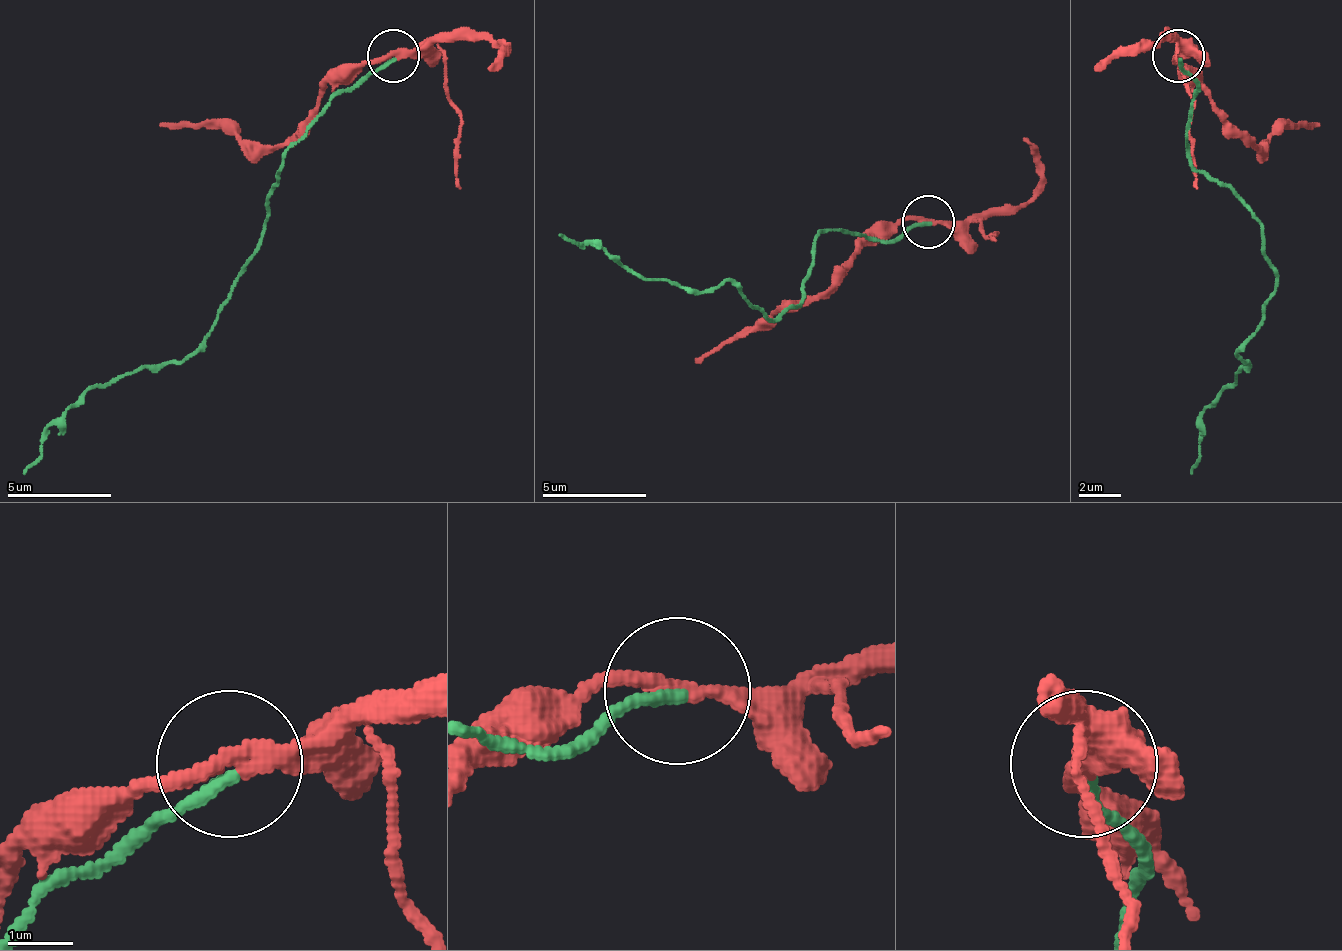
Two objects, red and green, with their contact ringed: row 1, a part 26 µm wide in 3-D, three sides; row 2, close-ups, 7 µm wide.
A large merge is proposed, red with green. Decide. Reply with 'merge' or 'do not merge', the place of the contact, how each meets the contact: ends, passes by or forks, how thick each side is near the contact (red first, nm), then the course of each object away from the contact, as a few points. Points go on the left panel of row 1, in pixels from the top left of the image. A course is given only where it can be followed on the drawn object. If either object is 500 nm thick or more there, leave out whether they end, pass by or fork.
do not merge; place (393, 55); red passes by; green ends; calibres 240 and 190 nm; course red (394, 54), (352, 64), (284, 143), (242, 143), (216, 127), (158, 122); course green (394, 59), (347, 85), (284, 154), (258, 253), (195, 347), (179, 363), (143, 363), (95, 384), (22, 473)

